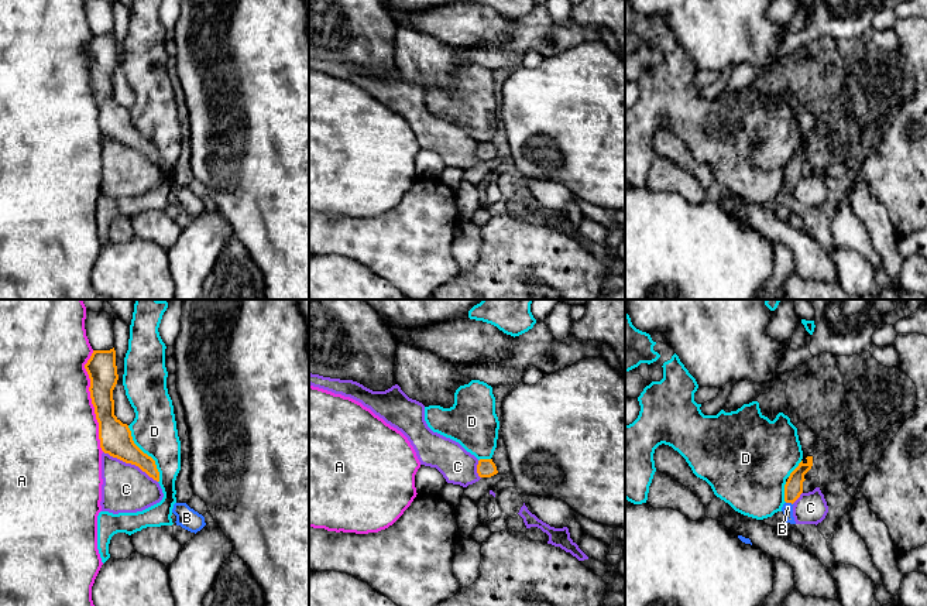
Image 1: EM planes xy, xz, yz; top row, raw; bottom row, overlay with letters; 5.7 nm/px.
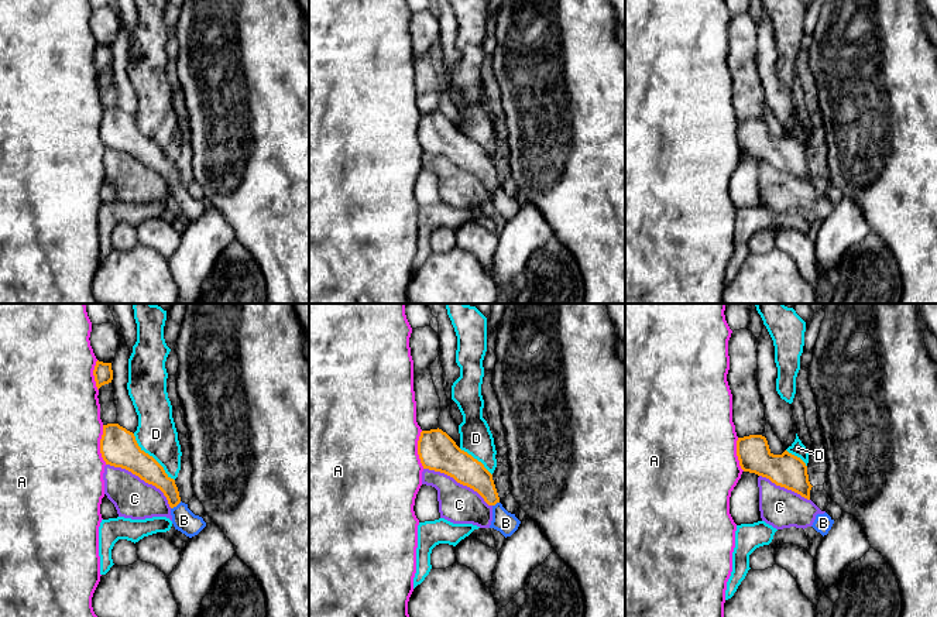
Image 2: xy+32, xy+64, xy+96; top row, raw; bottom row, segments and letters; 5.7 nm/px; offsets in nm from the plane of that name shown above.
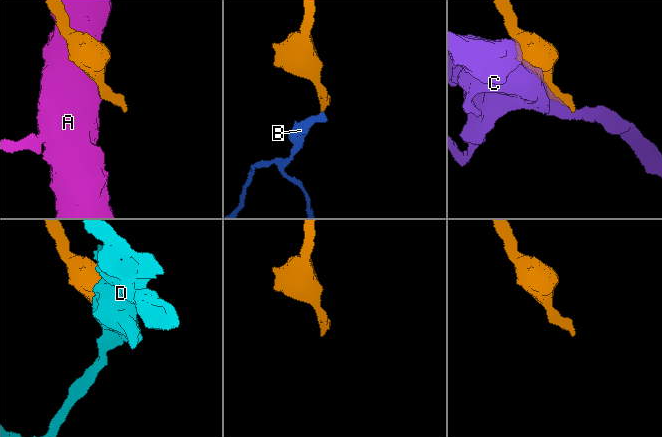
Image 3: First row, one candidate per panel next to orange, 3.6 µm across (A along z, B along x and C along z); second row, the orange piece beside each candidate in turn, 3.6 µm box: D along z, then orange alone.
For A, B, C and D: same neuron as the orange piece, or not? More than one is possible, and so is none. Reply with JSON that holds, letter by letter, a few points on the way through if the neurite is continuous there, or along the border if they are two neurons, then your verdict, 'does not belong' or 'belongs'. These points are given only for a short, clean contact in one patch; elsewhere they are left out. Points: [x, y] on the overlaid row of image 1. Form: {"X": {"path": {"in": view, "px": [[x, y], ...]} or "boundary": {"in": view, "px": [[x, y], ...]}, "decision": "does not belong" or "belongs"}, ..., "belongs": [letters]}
{"A": {"decision": "does not belong"}, "B": {"path": {"in": "yz", "px": [[793, 488], [789, 502], [788, 507]]}, "decision": "belongs"}, "C": {"decision": "does not belong"}, "D": {"decision": "does not belong"}, "belongs": ["B"]}

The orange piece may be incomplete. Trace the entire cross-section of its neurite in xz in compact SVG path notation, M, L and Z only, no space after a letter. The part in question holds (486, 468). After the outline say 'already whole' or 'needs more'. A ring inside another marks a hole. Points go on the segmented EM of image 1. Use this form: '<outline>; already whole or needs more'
M480 459L477 465L477 473L480 477L491 477L498 473L492 459Z; already whole

